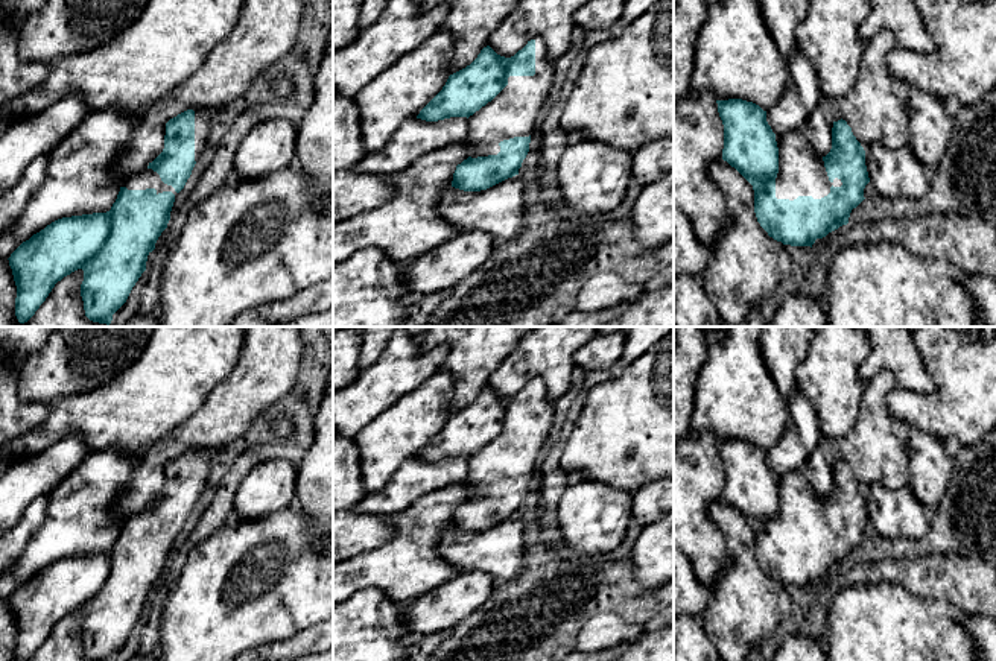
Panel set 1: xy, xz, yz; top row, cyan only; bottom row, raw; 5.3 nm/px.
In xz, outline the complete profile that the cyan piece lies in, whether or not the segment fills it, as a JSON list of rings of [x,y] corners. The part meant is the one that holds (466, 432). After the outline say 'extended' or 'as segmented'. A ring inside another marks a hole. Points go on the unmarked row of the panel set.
[[[535,377],[511,398],[500,397],[487,386],[470,406],[449,416],[442,430],[417,459],[426,462],[468,459],[465,483],[470,497],[456,506],[452,527],[481,532],[519,515],[529,492],[531,476],[537,471],[537,459],[550,435],[554,413],[555,403],[547,400],[543,378]]]; extended

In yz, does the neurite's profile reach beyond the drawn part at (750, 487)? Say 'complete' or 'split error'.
split error

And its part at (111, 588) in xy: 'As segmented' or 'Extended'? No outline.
Extended

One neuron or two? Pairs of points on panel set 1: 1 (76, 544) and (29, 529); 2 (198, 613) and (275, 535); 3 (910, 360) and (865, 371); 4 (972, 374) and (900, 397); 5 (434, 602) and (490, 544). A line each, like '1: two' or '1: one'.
1: two
2: one
3: one
4: one
5: one

